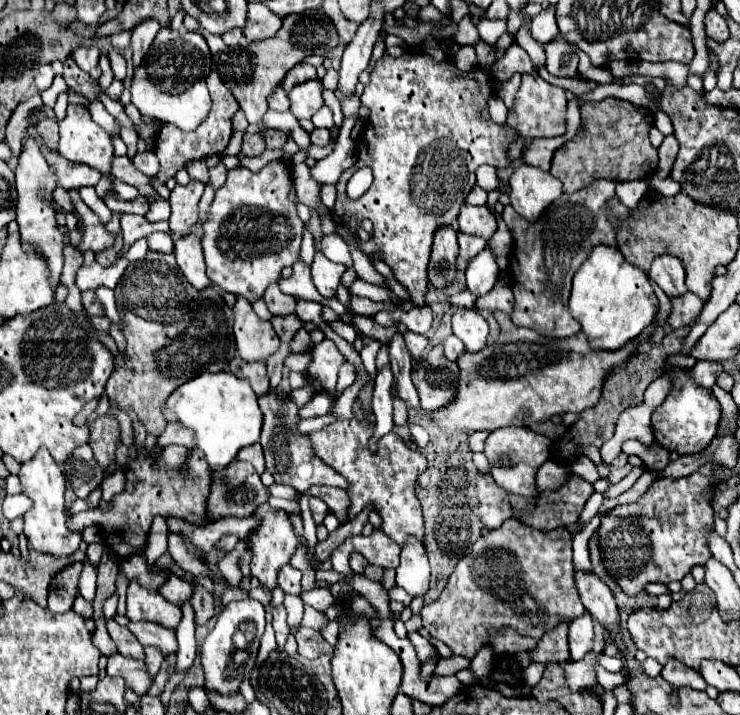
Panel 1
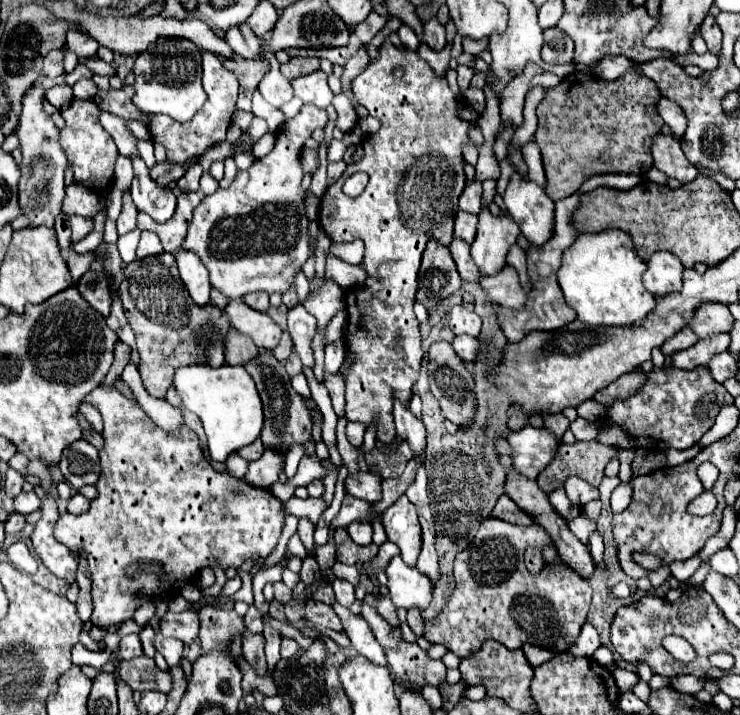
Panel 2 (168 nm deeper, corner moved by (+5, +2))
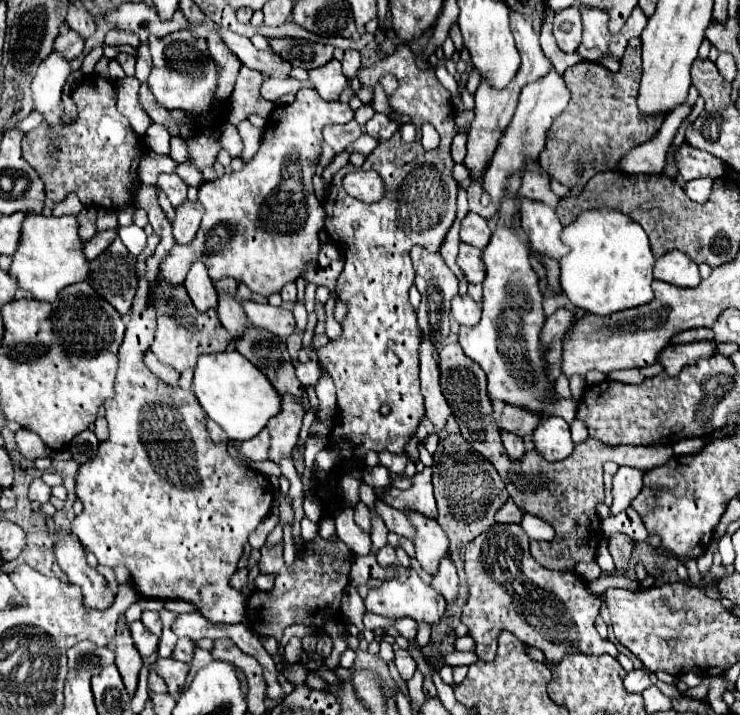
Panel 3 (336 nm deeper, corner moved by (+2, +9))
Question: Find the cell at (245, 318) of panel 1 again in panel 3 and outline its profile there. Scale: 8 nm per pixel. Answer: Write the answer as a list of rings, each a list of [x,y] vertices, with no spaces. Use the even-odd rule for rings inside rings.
[[[242,301],[242,307],[254,327],[264,327],[278,337],[288,337],[296,329],[292,311],[286,311],[282,307],[272,307],[270,303],[262,305],[254,301]]]

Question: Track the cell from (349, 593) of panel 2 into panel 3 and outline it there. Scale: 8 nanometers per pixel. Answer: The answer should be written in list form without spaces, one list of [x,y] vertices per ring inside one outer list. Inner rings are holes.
[[[412,569],[408,575],[408,581],[400,583],[396,577],[392,581],[386,581],[380,589],[370,591],[368,597],[365,598],[364,604],[368,611],[372,613],[380,613],[380,615],[388,615],[394,619],[402,619],[402,617],[410,617],[414,621],[424,621],[428,625],[434,625],[442,619],[444,609],[446,609],[446,601],[442,599],[442,595],[438,595],[432,587],[424,585],[422,579],[418,577],[418,573]]]

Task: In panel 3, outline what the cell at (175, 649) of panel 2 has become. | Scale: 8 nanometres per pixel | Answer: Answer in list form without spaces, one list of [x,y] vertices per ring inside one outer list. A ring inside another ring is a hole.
[[[182,637],[182,639],[178,639],[178,643],[174,647],[172,659],[182,661],[182,663],[190,663],[192,657],[194,657],[194,649],[196,649],[196,645],[188,637]]]

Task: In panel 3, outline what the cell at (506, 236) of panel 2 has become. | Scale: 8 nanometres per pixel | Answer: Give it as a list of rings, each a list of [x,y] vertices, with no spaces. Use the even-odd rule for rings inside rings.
[[[552,67],[544,77],[540,77],[534,83],[528,83],[522,87],[520,93],[520,101],[518,101],[518,109],[512,117],[510,127],[506,129],[500,147],[496,149],[492,163],[486,171],[486,179],[484,179],[484,189],[488,191],[492,203],[500,203],[506,191],[514,193],[520,189],[520,171],[526,167],[526,157],[538,157],[542,147],[544,147],[544,139],[546,139],[546,131],[552,125],[554,117],[558,117],[566,105],[570,101],[570,91],[564,83],[564,77]]]

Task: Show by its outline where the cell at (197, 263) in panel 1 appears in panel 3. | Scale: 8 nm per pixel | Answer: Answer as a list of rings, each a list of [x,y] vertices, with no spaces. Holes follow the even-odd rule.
[[[200,261],[192,263],[188,277],[184,281],[184,287],[192,299],[192,305],[198,311],[208,311],[208,309],[216,307],[216,303],[218,303],[216,289],[212,285],[212,279],[206,273],[206,267]]]

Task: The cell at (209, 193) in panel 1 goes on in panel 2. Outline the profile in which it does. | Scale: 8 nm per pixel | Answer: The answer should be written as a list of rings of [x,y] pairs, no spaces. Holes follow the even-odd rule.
[[[205,172],[205,174],[201,176],[201,192],[203,192],[205,196],[209,196],[209,194],[213,194],[217,188],[219,188],[219,182],[217,182],[209,172]]]

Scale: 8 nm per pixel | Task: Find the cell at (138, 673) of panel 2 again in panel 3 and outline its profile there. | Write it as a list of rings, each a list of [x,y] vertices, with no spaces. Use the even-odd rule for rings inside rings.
[[[156,659],[152,663],[152,669],[156,669],[158,675],[166,681],[170,695],[178,695],[184,689],[190,667],[186,663],[174,661],[174,659]]]

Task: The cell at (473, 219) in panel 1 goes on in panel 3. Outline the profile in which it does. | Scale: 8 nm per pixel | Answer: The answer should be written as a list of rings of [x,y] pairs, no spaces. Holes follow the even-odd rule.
[[[468,213],[462,219],[462,225],[460,225],[460,241],[462,243],[484,249],[490,241],[490,235],[492,235],[492,229],[484,217],[480,217],[476,213]]]

